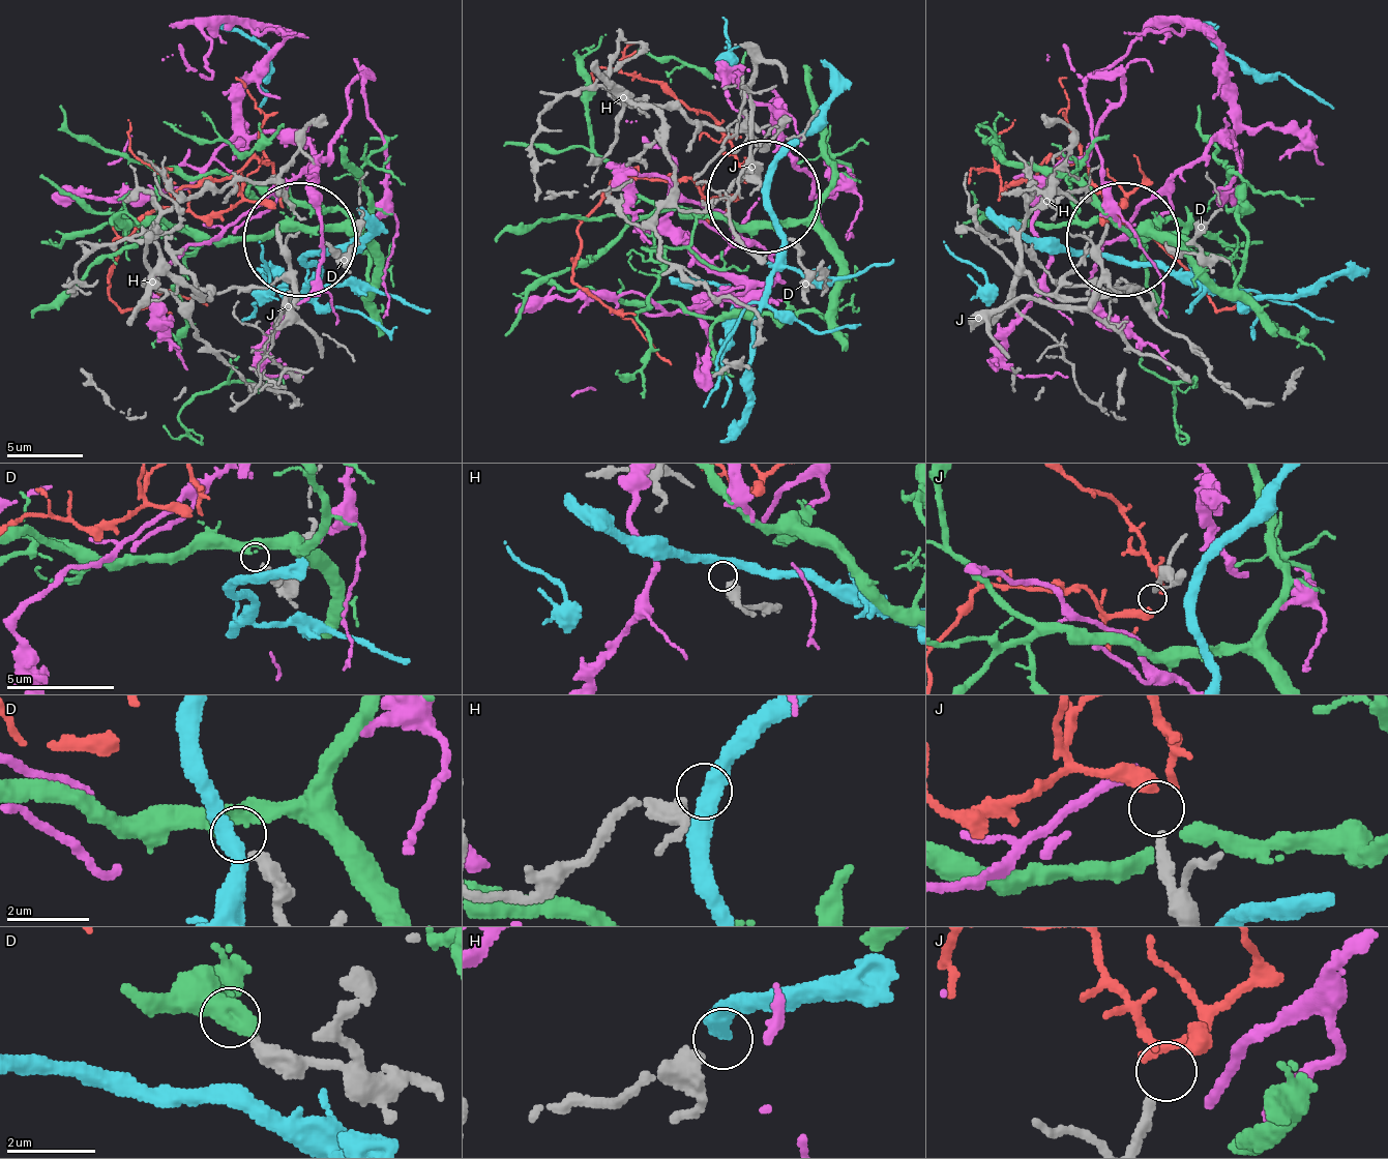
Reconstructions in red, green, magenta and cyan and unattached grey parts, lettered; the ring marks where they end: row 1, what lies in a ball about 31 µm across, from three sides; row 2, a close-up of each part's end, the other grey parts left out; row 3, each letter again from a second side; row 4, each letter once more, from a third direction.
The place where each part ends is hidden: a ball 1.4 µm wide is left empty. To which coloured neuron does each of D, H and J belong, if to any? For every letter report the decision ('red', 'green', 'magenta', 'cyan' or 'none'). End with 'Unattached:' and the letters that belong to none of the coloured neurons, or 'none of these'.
D: none
H: none
J: red
Unattached: D, H

